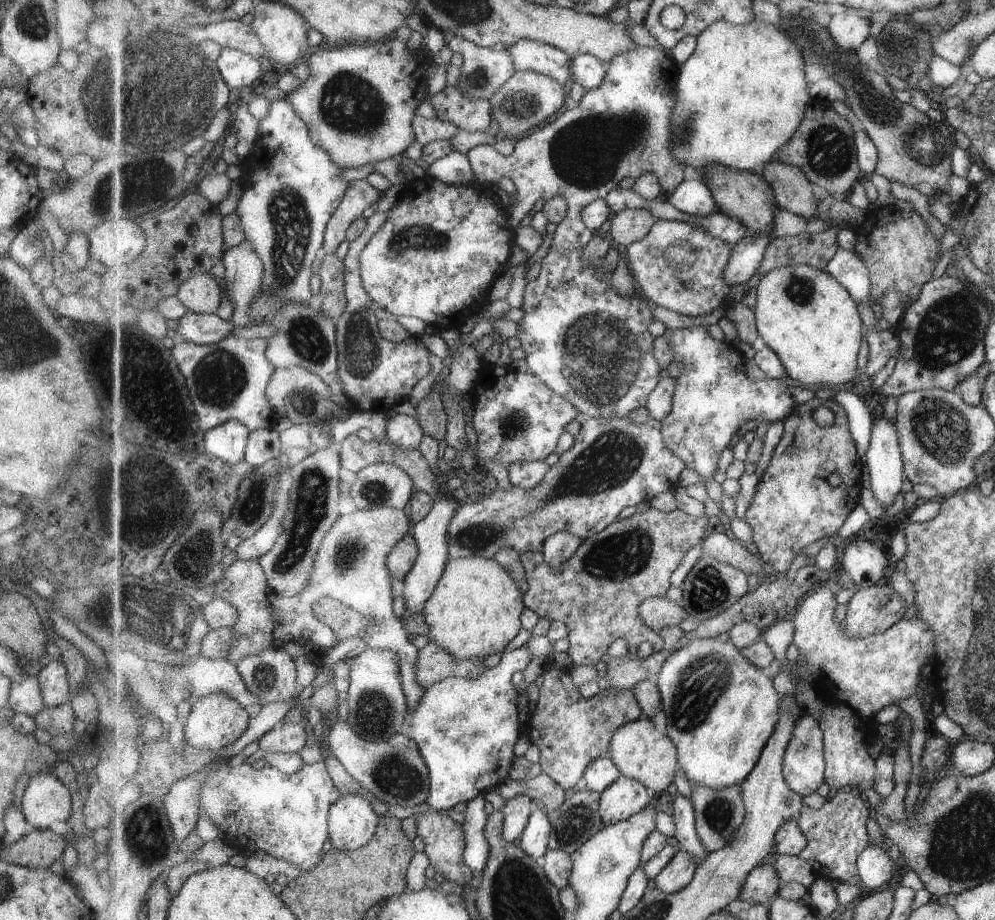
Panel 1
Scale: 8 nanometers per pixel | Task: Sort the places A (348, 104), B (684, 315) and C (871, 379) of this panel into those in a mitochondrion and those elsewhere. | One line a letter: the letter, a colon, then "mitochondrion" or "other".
A: mitochondrion
B: other
C: other

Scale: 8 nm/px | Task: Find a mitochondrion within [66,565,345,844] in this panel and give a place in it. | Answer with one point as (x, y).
(170, 628)

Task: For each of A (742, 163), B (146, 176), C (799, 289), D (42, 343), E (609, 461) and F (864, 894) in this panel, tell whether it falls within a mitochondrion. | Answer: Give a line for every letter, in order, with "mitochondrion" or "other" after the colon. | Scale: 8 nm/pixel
A: other
B: mitochondrion
C: mitochondrion
D: mitochondrion
E: mitochondrion
F: other

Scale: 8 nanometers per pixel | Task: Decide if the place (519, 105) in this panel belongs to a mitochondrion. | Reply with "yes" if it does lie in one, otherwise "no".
yes

